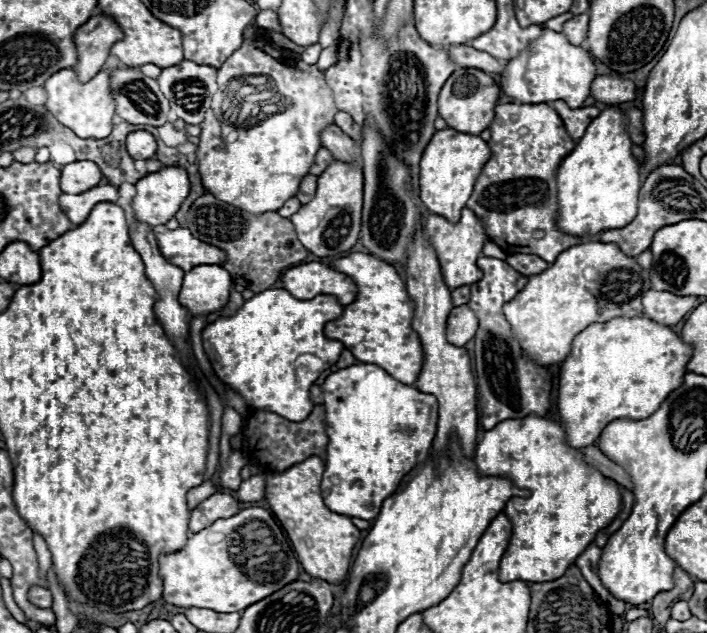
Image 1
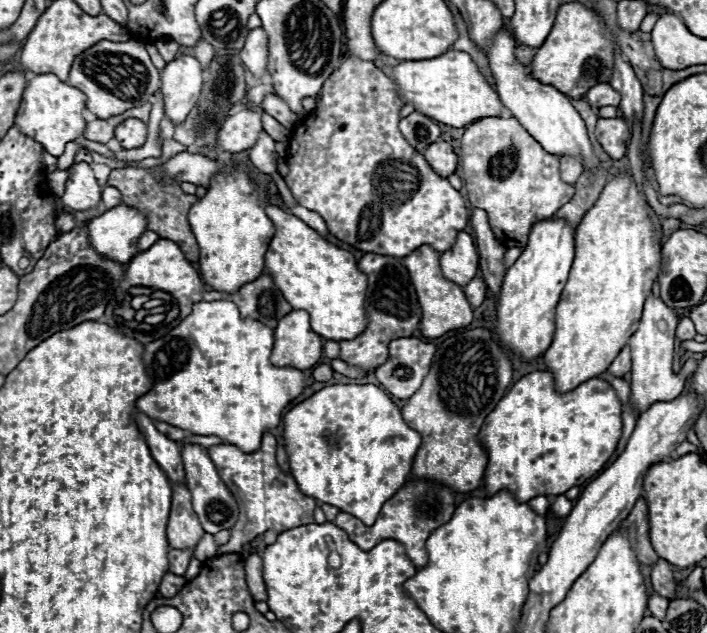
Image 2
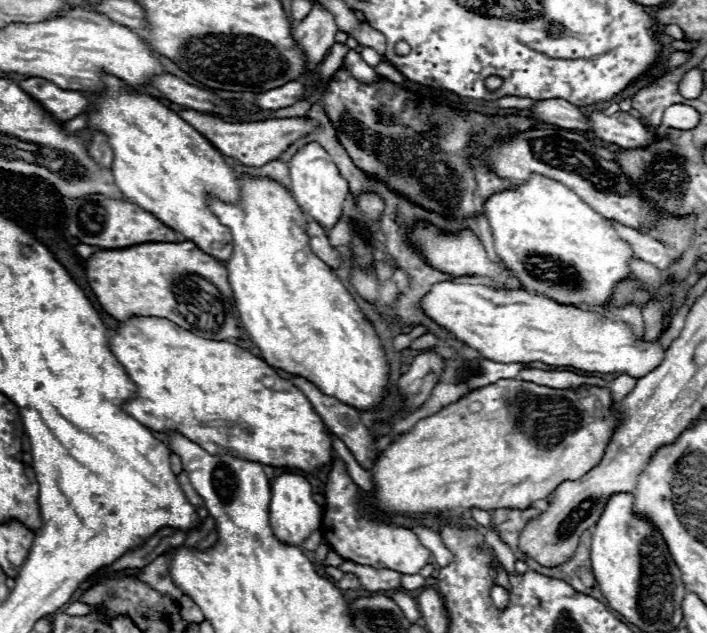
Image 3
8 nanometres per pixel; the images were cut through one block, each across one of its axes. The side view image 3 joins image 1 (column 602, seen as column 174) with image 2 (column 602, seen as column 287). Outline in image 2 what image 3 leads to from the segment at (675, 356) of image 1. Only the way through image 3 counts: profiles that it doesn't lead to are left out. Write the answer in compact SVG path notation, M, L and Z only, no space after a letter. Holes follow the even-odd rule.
M544 370L526 374L488 414L480 430L480 442L484 442L490 464L490 470L486 470L484 474L486 492L488 496L492 496L500 490L510 490L518 502L528 502L530 498L540 494L544 496L564 494L568 488L584 484L604 468L604 464L610 460L610 456L618 446L620 434L622 434L622 402L618 400L616 390L606 380L590 378L580 386L576 386L574 390L560 394L554 388L552 372Z

